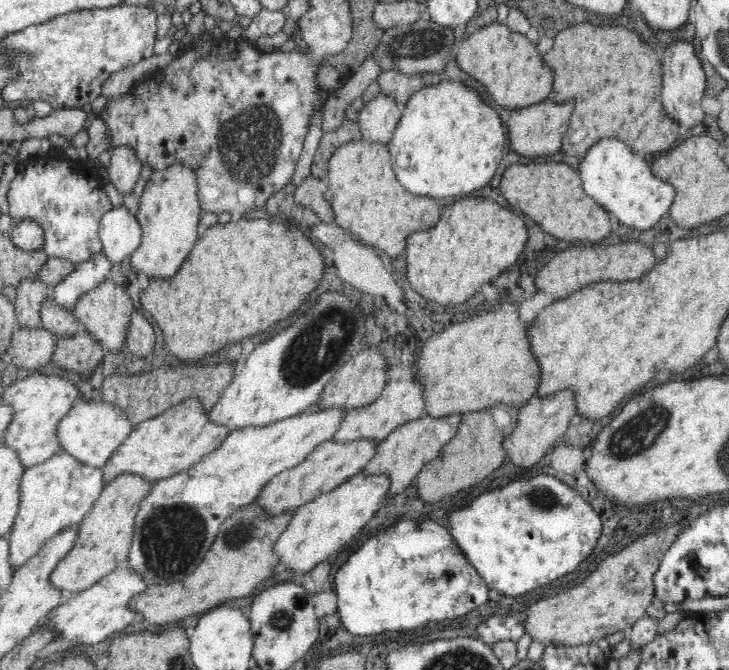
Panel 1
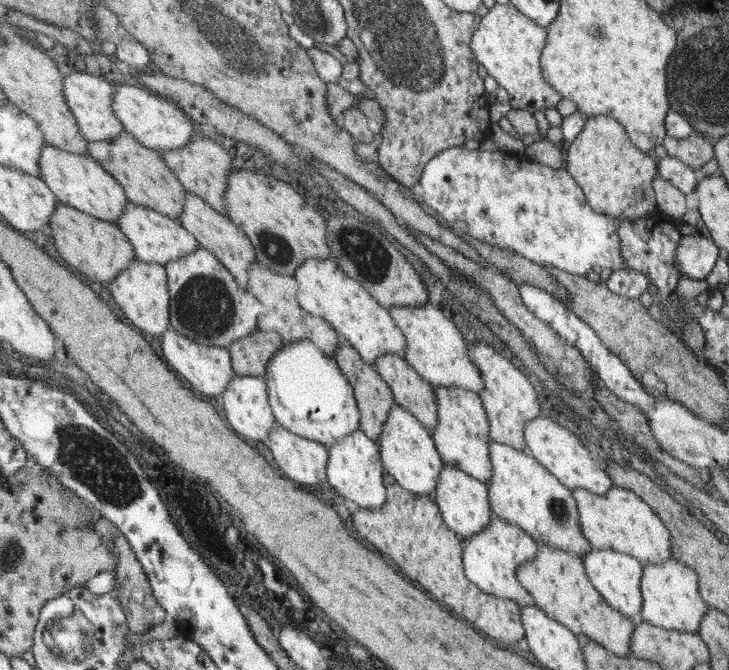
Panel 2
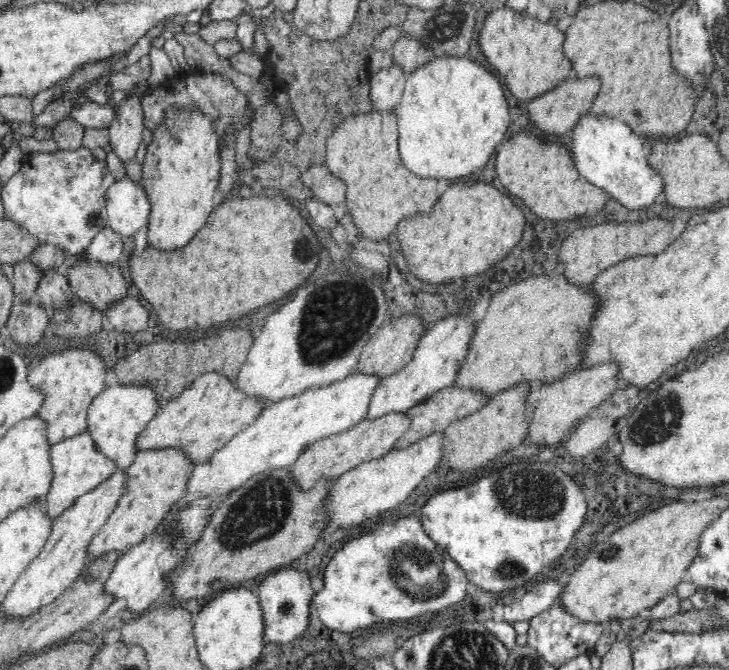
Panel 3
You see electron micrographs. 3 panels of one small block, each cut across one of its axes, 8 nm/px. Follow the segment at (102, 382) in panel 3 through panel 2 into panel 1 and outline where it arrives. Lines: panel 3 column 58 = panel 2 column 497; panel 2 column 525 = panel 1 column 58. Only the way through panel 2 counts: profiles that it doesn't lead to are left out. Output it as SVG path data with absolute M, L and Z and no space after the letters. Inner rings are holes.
M37 369L24 380L17 380L15 384L6 386L3 392L4 401L8 401L16 411L16 416L6 429L3 442L18 451L26 468L48 460L61 450L57 426L78 401L80 390L74 385L77 377L68 374L67 378L62 378L60 372L54 373L46 376Z

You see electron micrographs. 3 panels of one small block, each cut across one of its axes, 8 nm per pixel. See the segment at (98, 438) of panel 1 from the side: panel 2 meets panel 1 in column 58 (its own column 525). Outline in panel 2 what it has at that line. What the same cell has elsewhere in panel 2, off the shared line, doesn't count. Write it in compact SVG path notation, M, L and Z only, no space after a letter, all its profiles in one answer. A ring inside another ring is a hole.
M537 418L526 422L524 435L529 454L541 461L541 464L544 464L554 476L557 476L563 485L570 489L586 488L598 495L606 495L611 487L615 487L603 462L593 460L593 456L581 444L579 437L575 436L571 430L567 430L565 426L561 426L549 418Z

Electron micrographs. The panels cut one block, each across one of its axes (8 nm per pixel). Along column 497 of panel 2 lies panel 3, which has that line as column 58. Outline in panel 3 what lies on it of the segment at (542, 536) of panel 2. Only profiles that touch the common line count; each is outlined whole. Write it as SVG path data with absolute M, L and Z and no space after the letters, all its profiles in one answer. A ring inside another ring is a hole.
M89 430L66 438L51 446L51 461L54 469L54 480L49 493L45 495L45 510L54 520L82 494L94 490L98 484L107 480L117 467L116 461L97 448Z

